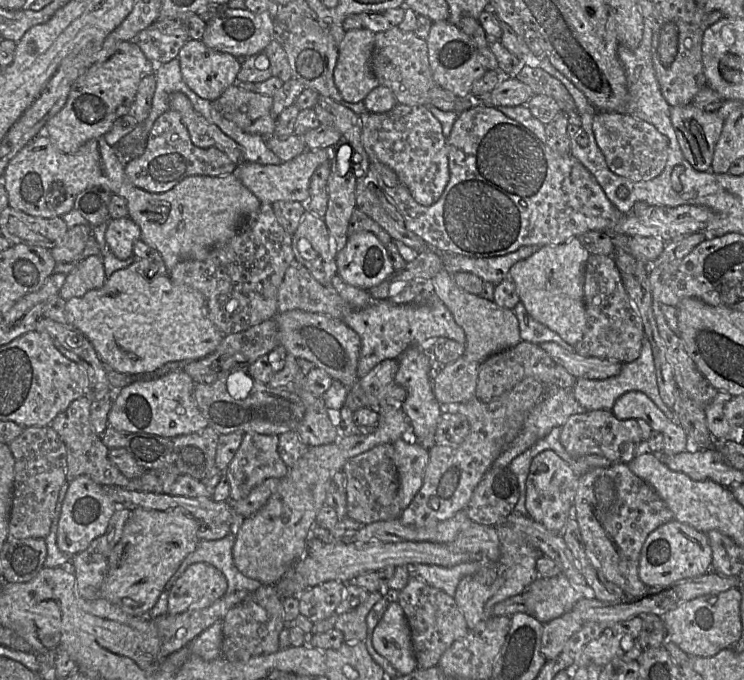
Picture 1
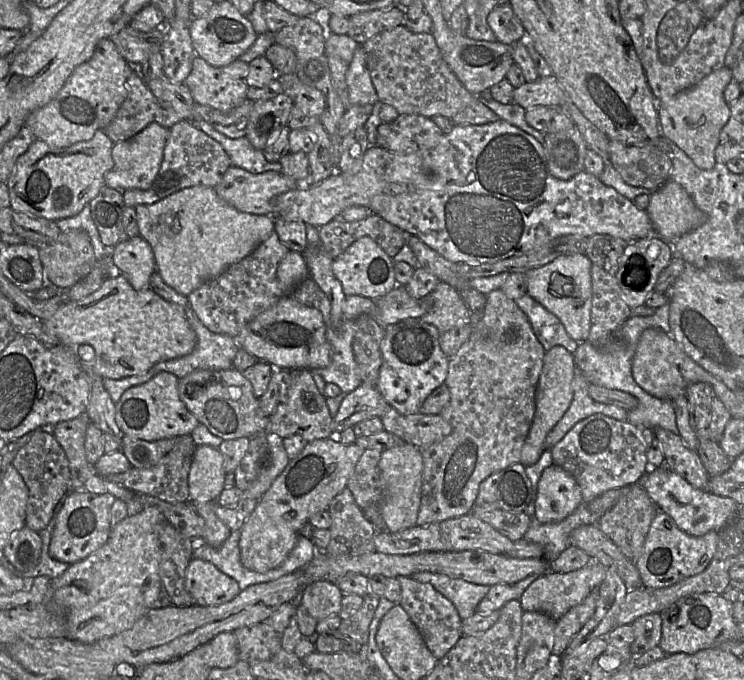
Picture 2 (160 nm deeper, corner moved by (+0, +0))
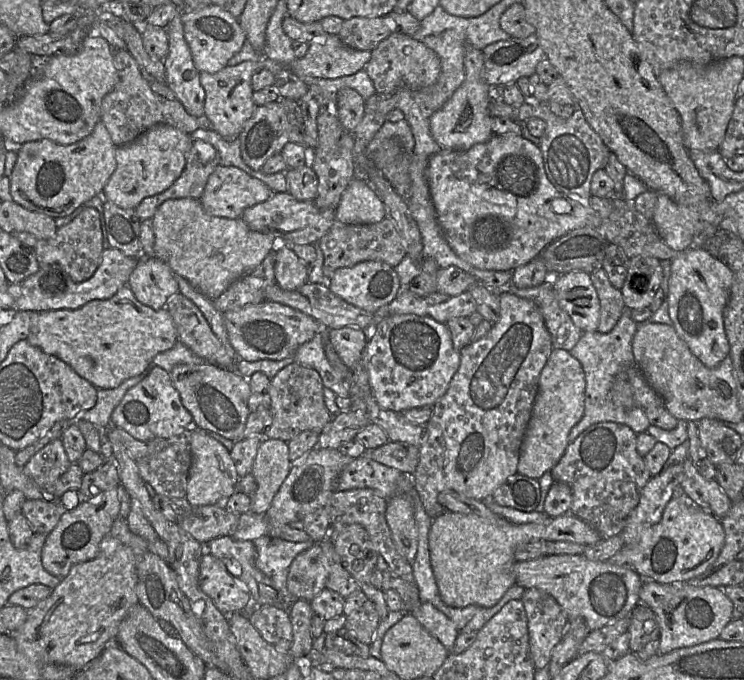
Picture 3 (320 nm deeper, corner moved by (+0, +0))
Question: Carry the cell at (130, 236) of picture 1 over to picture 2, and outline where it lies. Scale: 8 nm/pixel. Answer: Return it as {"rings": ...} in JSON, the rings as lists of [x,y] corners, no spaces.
{"rings":[[[141,235],[127,237],[111,248],[112,269],[123,274],[135,290],[150,287],[156,261],[150,244]]]}

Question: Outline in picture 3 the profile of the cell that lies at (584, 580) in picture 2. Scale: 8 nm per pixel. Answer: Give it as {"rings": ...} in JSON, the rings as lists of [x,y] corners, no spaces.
{"rings":[[[679,490],[665,507],[660,522],[650,527],[637,544],[624,545],[608,562],[631,567],[643,580],[683,584],[703,574],[716,561],[724,541],[725,532],[720,520],[696,506]]]}

